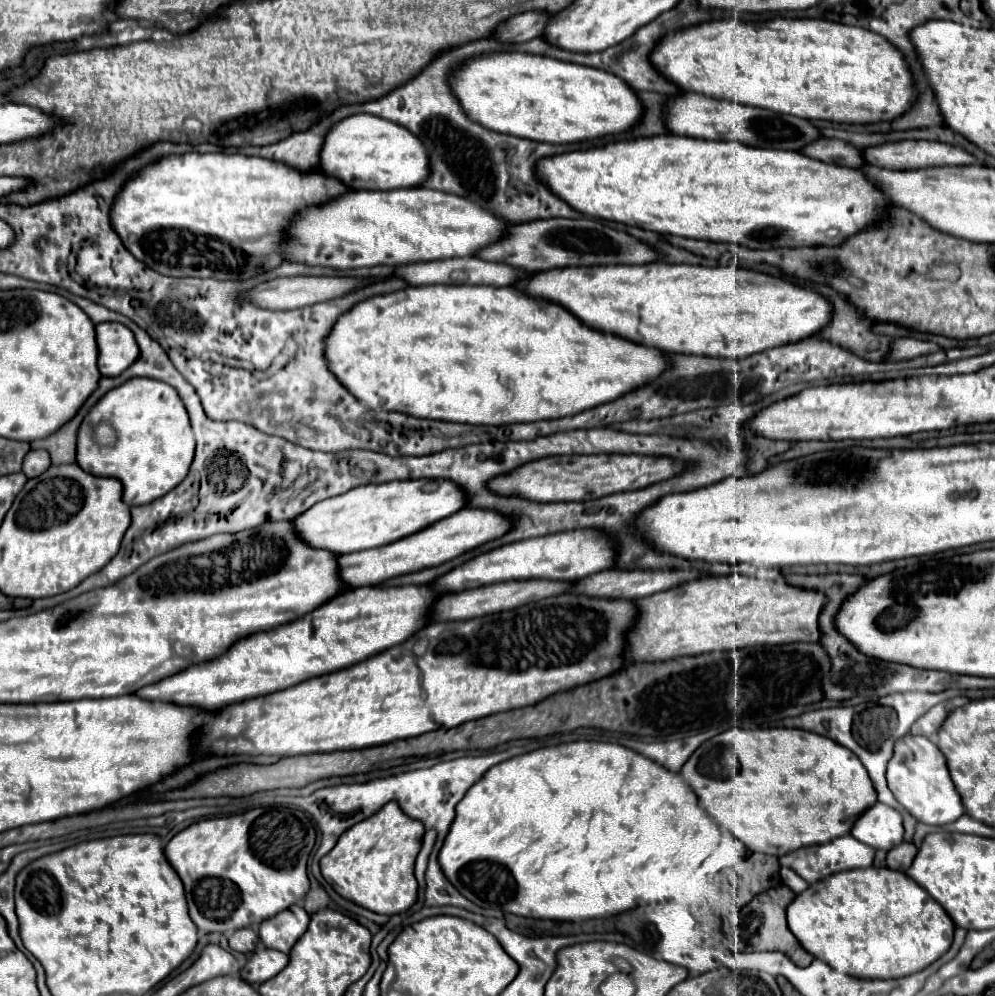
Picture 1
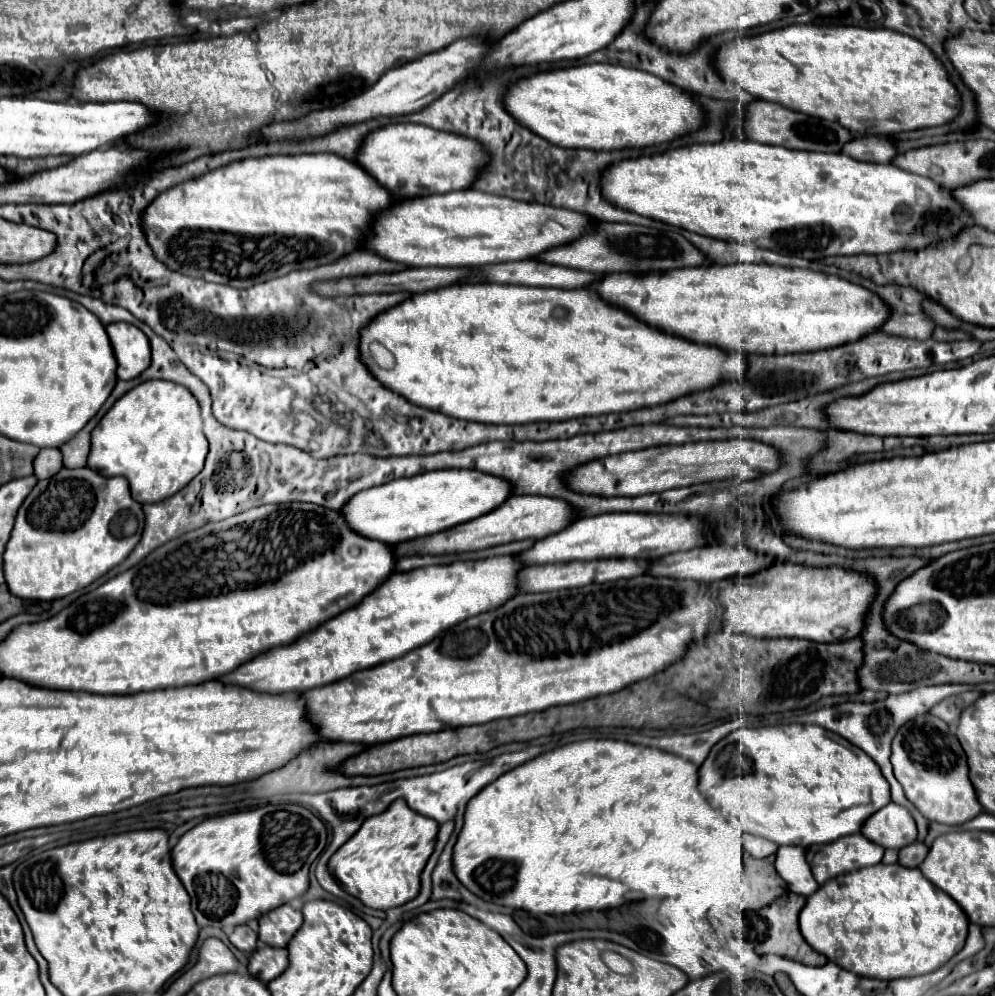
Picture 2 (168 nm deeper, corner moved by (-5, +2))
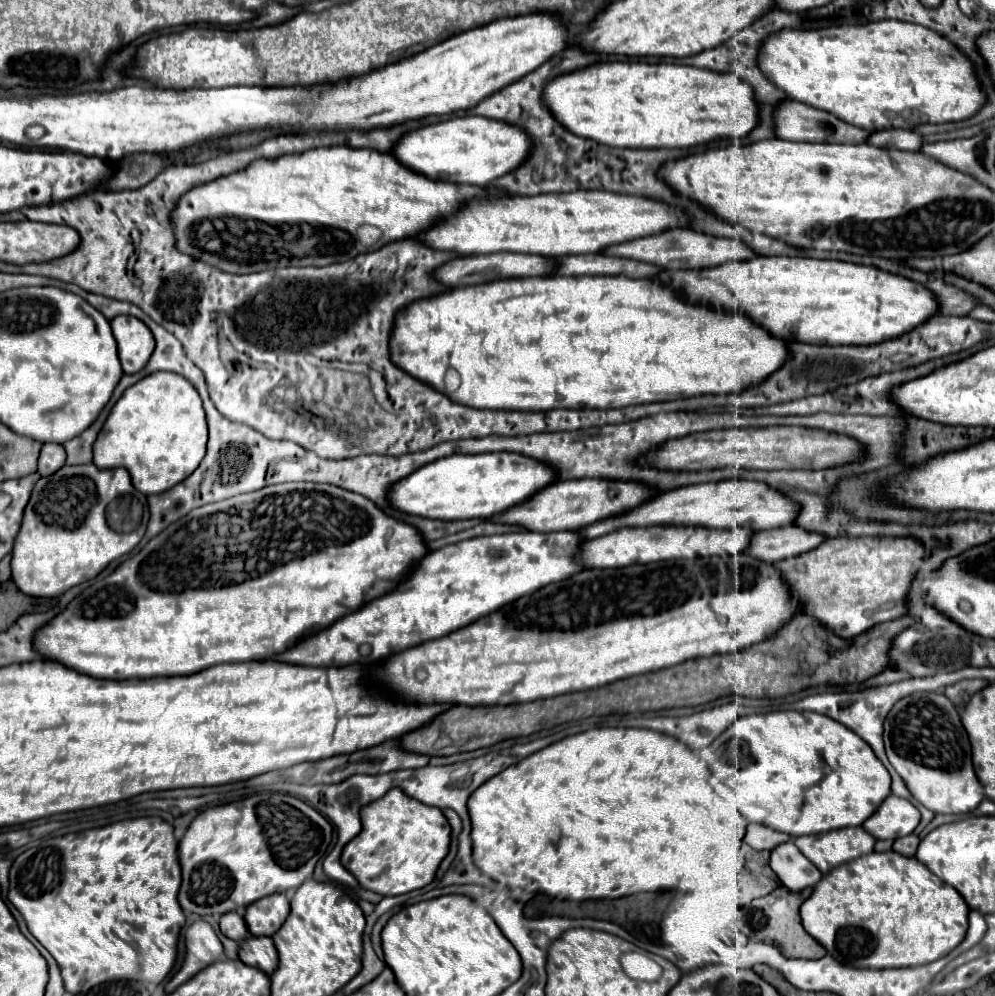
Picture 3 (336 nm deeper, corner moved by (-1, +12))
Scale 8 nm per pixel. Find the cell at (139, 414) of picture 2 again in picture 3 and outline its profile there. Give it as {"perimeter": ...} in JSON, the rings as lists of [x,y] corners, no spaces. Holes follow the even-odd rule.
{"perimeter":[[[152,373],[128,387],[120,401],[112,407],[94,447],[94,465],[100,469],[124,467],[132,475],[132,485],[144,495],[156,495],[184,481],[200,465],[206,455],[208,425],[198,391],[178,373]]]}

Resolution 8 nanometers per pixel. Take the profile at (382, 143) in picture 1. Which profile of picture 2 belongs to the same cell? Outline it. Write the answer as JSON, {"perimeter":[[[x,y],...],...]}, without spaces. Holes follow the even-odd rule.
{"perimeter":[[[394,123],[370,131],[362,139],[362,145],[354,157],[354,161],[368,175],[372,175],[392,195],[396,193],[396,197],[418,197],[468,189],[486,159],[488,157],[480,143],[416,123]]]}

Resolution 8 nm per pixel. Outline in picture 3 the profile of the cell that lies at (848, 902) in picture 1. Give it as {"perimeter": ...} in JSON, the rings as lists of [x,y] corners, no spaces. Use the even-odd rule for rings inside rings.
{"perimeter":[[[884,851],[862,855],[848,861],[820,879],[812,895],[804,901],[800,917],[804,929],[832,955],[838,963],[848,967],[914,967],[926,965],[948,955],[968,931],[970,907],[956,889],[938,879],[916,857],[904,857],[896,851]]]}

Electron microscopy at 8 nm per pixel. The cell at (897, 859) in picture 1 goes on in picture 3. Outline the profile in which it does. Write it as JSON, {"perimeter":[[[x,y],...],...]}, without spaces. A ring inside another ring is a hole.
{"perimeter":[[[906,835],[906,837],[900,837],[894,841],[894,849],[906,857],[914,857],[916,855],[916,849],[918,849],[918,843],[920,843],[920,837],[918,835]]]}

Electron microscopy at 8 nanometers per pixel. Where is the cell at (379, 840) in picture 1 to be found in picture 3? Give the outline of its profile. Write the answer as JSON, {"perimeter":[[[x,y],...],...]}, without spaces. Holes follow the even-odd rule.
{"perimeter":[[[390,789],[382,799],[362,807],[360,815],[364,829],[344,847],[342,863],[348,871],[354,871],[362,887],[380,895],[402,895],[414,889],[422,889],[434,881],[436,871],[450,849],[450,823],[440,809],[408,797],[402,789]]]}

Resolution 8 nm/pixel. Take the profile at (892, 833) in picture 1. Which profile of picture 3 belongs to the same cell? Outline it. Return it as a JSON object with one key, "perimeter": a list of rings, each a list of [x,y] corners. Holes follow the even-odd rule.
{"perimeter":[[[888,795],[878,811],[862,825],[874,839],[898,839],[910,835],[920,823],[920,811],[902,797]]]}

